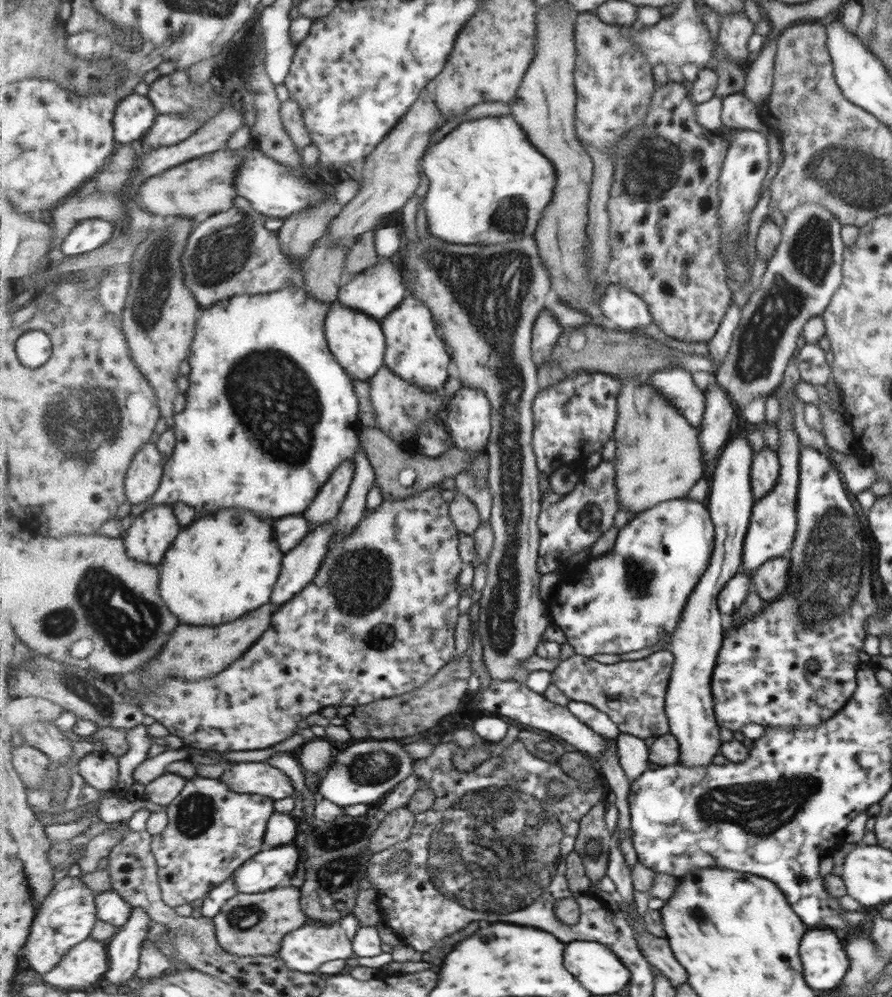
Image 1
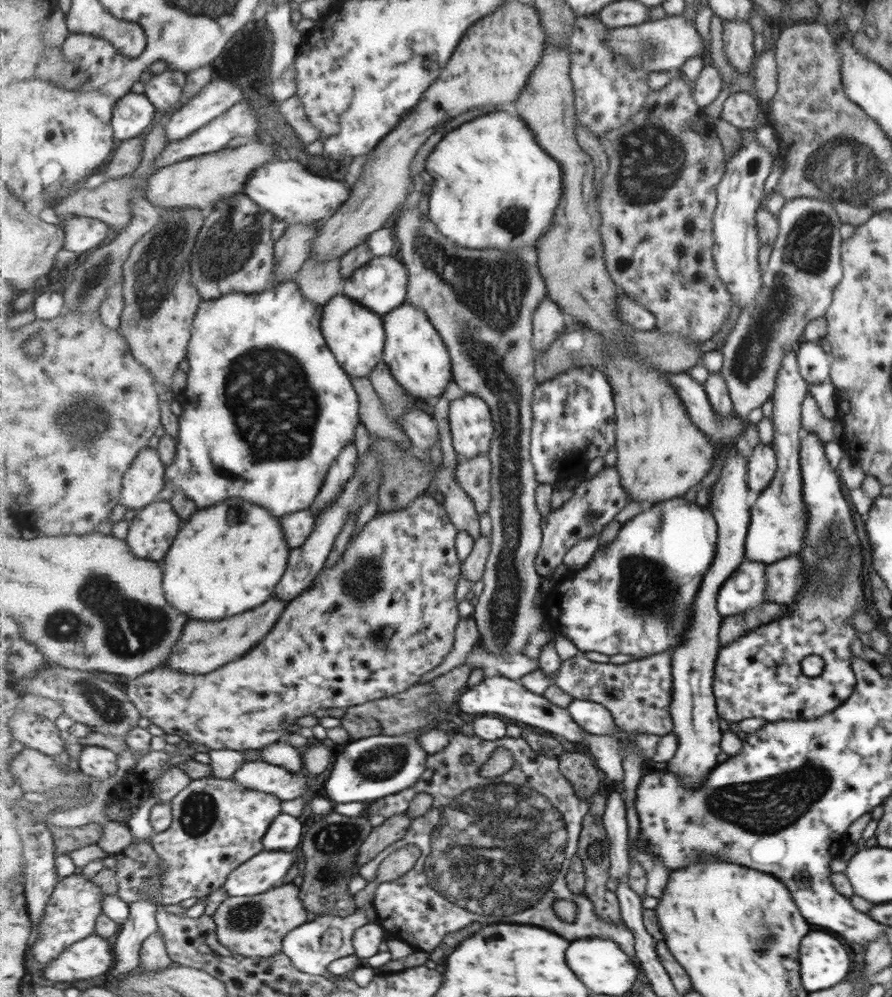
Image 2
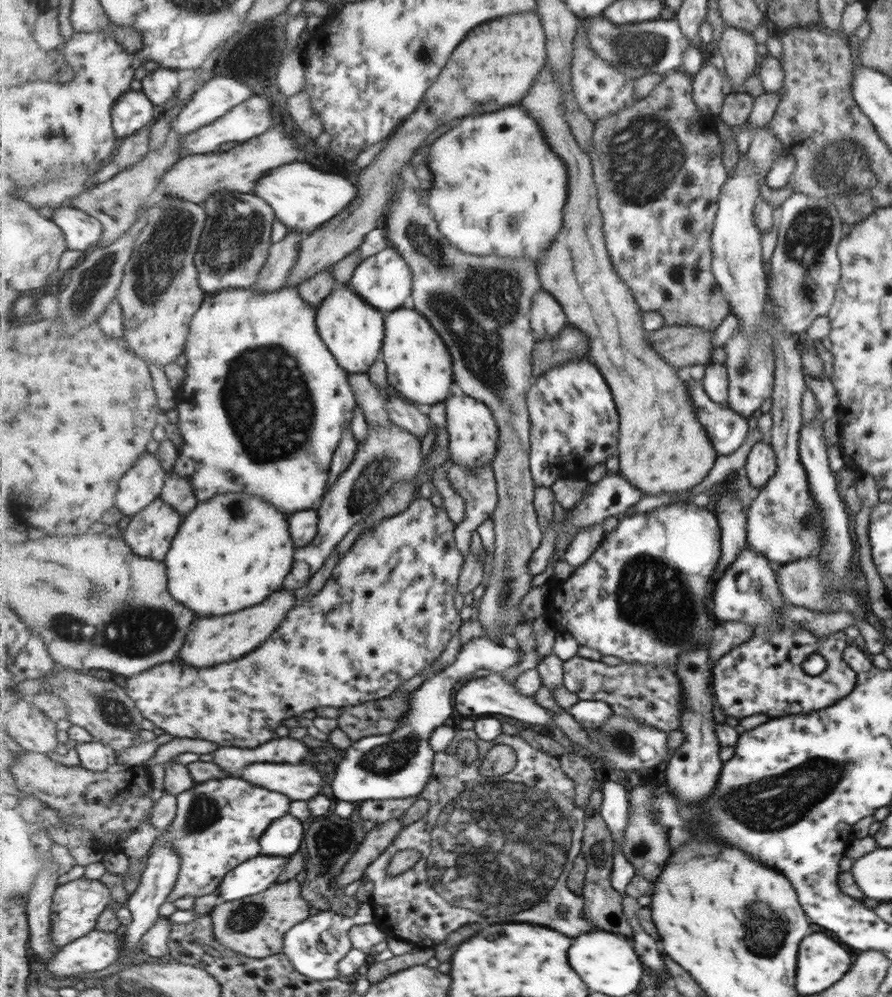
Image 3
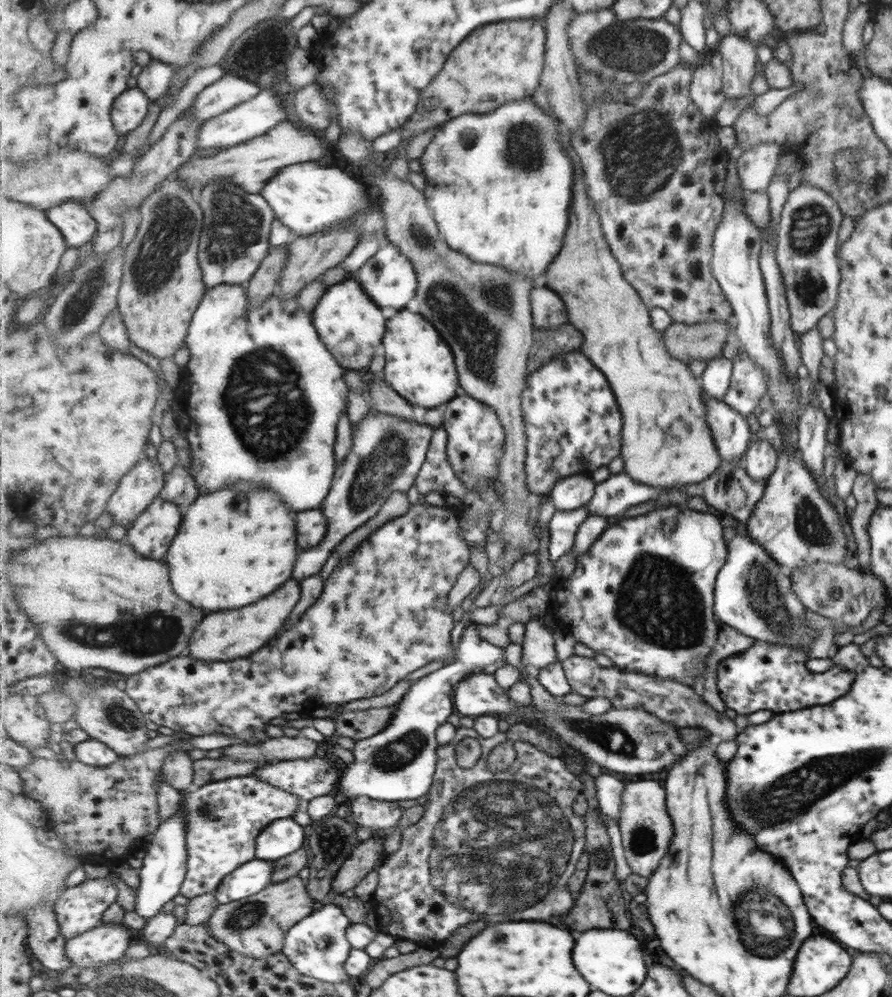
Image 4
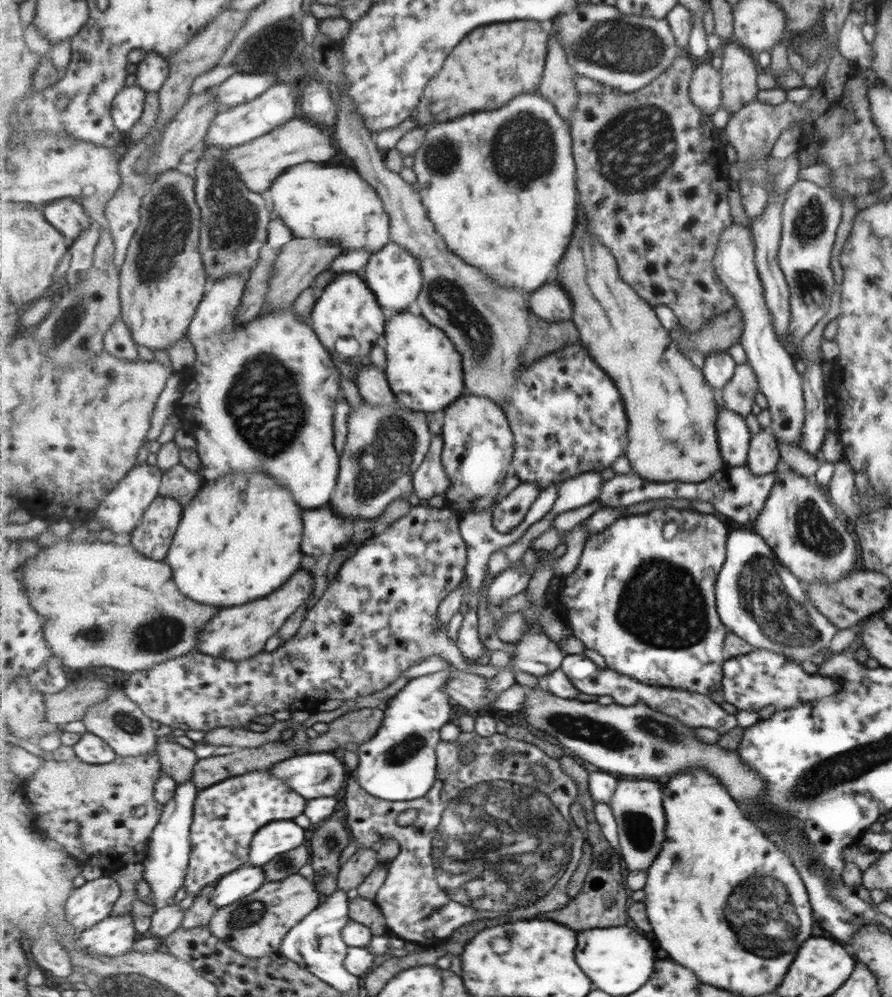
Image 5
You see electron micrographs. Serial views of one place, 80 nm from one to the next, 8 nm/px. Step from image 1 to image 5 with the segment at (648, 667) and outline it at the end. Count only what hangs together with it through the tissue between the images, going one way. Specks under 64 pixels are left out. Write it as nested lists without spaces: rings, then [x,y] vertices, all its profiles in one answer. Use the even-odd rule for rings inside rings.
[[[583,653],[566,655],[562,662],[563,673],[571,679],[571,682],[585,694],[594,694],[599,696],[612,696],[615,703],[623,706],[647,705],[657,709],[666,715],[675,717],[685,725],[693,728],[705,727],[717,731],[720,736],[723,733],[729,732],[737,725],[735,715],[728,714],[709,696],[689,692],[687,690],[679,690],[667,686],[651,686],[643,684],[633,677],[620,674],[612,669],[601,668]]]

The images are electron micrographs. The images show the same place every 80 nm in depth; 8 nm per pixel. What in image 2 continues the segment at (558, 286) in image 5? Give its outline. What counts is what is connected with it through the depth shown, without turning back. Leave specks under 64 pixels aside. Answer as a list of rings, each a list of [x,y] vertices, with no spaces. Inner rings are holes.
[[[551,298],[544,300],[536,308],[533,315],[534,347],[541,352],[551,344],[557,343],[560,335],[566,329],[565,318],[561,314],[561,307]]]

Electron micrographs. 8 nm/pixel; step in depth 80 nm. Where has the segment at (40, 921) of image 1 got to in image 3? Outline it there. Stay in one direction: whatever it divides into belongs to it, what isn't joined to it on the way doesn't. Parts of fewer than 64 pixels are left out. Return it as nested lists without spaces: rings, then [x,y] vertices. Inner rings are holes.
[[[81,877],[64,885],[58,886],[55,897],[53,898],[53,907],[51,916],[53,920],[53,952],[61,952],[67,944],[75,940],[88,936],[97,928],[100,917],[114,903],[111,896],[111,888],[107,888],[99,880],[85,880]]]

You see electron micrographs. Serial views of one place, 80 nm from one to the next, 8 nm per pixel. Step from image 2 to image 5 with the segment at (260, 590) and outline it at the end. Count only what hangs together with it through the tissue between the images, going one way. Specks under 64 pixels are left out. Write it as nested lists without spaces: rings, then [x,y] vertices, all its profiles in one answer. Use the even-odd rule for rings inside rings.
[[[253,472],[253,474],[227,474],[220,479],[214,480],[212,483],[203,484],[202,489],[198,495],[185,506],[184,516],[181,519],[180,528],[174,537],[172,547],[168,552],[168,558],[164,559],[167,564],[173,564],[173,572],[177,572],[174,577],[177,580],[177,586],[181,588],[181,592],[185,592],[185,596],[201,602],[201,604],[211,604],[211,606],[239,606],[239,604],[247,604],[249,600],[257,600],[263,598],[271,592],[275,592],[277,588],[281,588],[293,574],[295,570],[301,568],[303,562],[303,550],[301,550],[301,542],[303,542],[304,534],[304,511],[305,508],[301,506],[294,499],[293,493],[280,483],[274,476],[265,474],[265,472]]]

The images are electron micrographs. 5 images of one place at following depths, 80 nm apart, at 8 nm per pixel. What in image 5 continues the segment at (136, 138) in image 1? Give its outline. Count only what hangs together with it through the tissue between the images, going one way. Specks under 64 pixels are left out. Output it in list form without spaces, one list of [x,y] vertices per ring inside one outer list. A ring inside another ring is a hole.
[[[137,84],[119,91],[113,103],[114,123],[122,131],[130,131],[144,115],[148,92]]]

